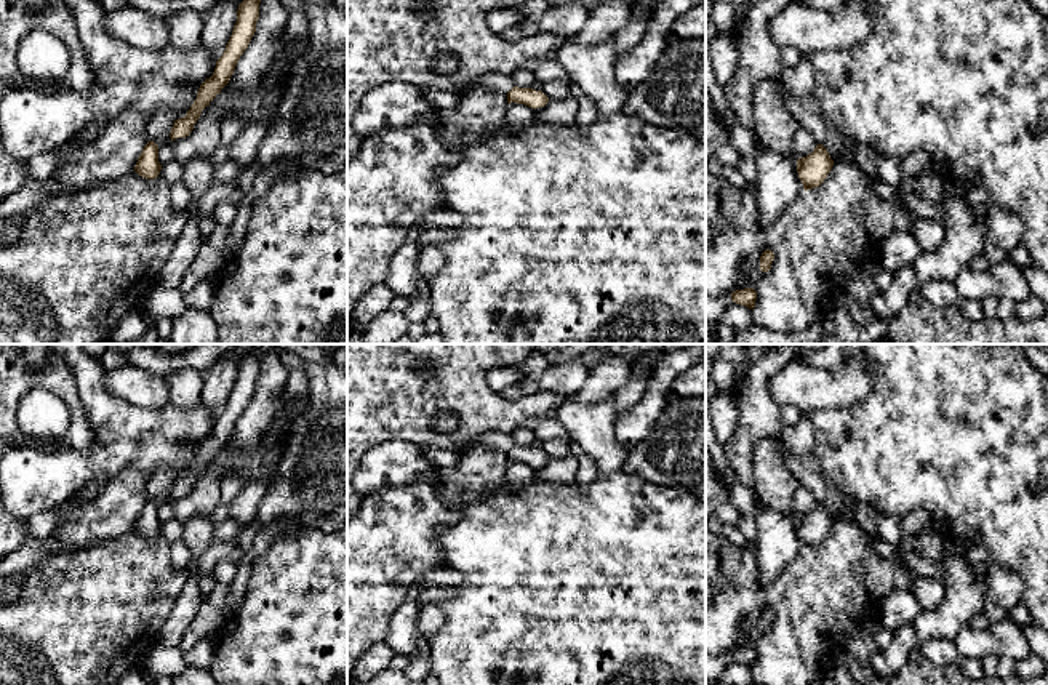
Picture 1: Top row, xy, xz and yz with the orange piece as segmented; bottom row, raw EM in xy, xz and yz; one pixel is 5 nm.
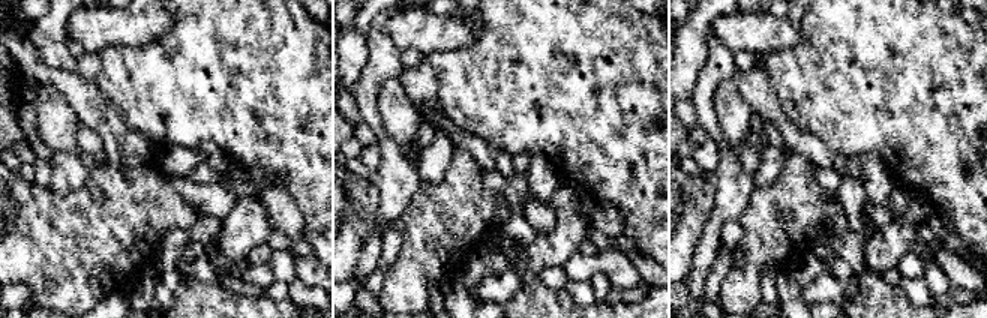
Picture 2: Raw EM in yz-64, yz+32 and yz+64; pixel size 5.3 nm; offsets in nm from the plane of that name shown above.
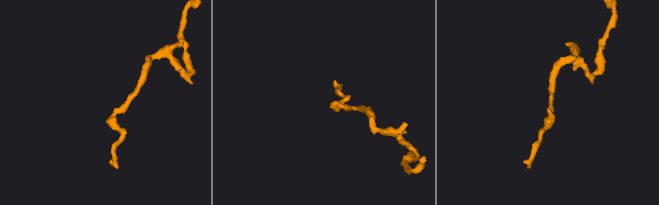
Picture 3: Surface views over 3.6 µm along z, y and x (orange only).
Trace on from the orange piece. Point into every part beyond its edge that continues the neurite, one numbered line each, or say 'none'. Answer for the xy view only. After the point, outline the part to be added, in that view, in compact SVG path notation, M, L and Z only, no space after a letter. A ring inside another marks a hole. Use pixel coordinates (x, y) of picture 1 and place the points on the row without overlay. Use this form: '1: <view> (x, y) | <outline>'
none

